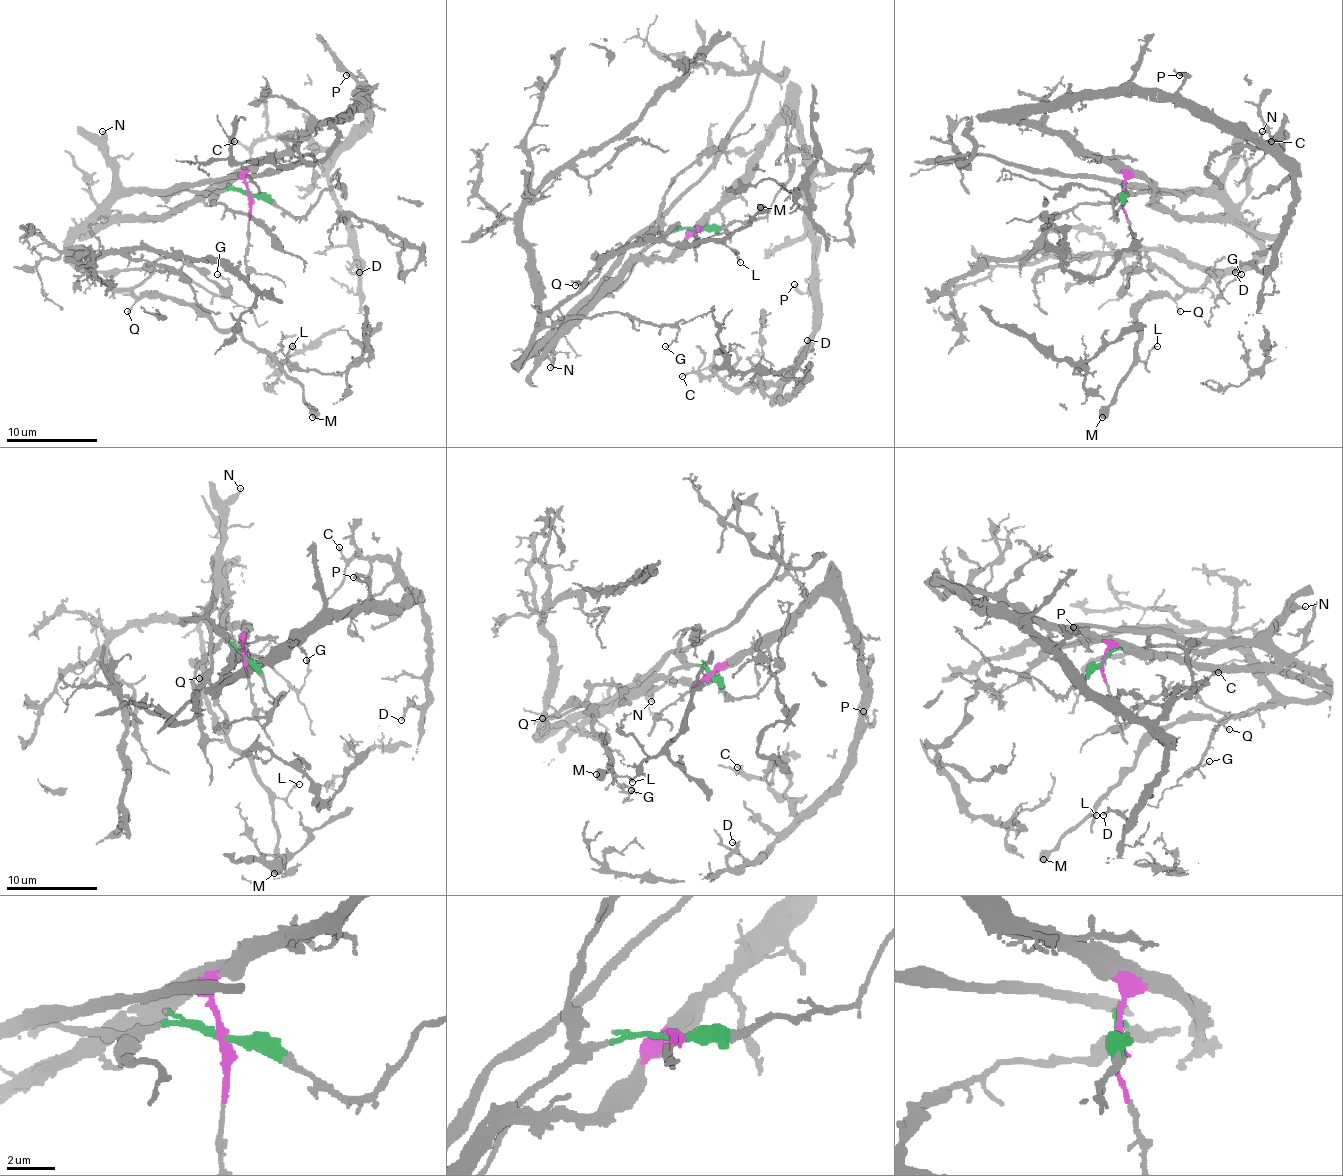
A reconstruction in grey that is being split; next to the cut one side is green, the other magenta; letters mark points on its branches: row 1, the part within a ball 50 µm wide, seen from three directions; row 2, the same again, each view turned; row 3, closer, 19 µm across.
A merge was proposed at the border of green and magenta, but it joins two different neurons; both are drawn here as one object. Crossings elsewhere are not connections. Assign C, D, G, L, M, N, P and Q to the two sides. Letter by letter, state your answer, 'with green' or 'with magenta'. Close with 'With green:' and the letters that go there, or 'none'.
C: with magenta
D: with magenta
G: with green
L: with green
M: with green
N: with green
P: with magenta
Q: with green
With green: G, L, M, N, Q

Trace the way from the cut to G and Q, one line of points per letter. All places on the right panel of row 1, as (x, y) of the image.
G: (1124, 193), (1210, 193), (1260, 245), (1246, 263), (1226, 270), (1208, 270), (1217, 282), (1219, 295), (1242, 275)
Q: (1124, 193), (1210, 193), (1258, 241), (1260, 250), (1246, 263), (1221, 268), (1178, 300), (1176, 307), (1181, 311)

